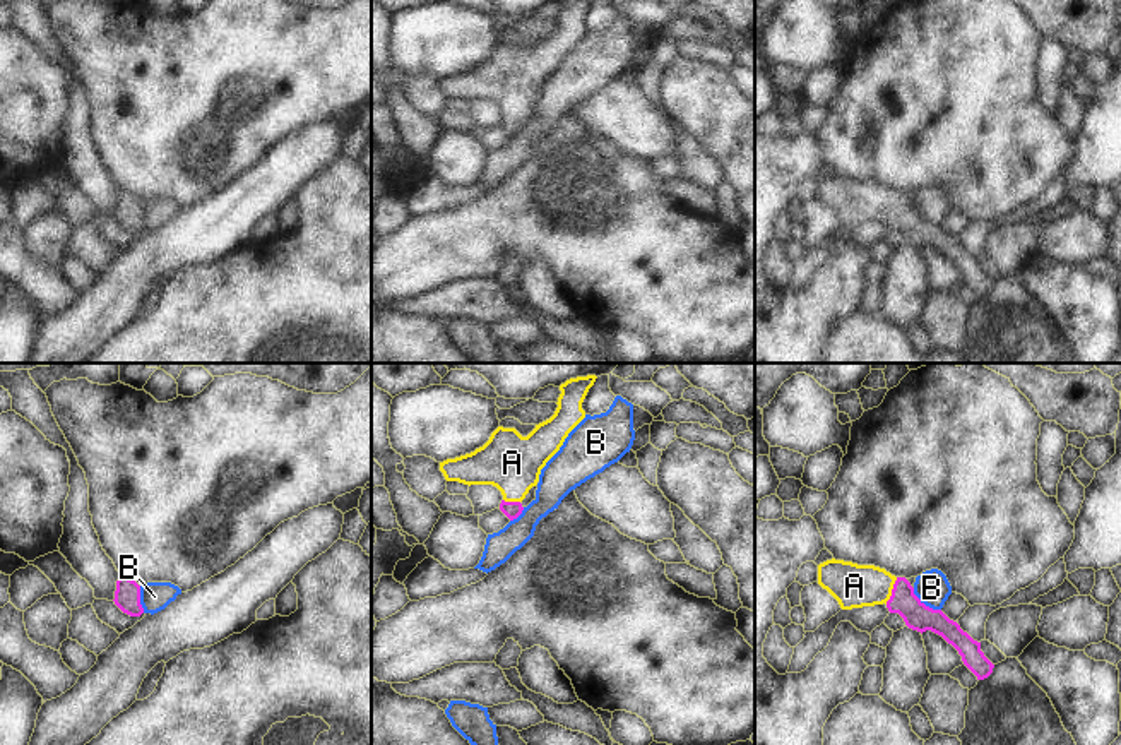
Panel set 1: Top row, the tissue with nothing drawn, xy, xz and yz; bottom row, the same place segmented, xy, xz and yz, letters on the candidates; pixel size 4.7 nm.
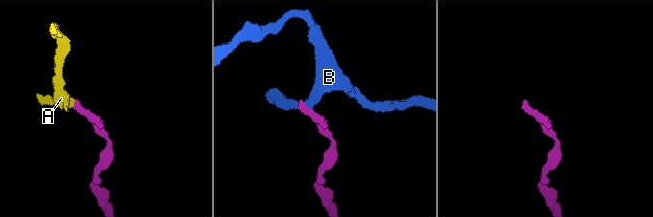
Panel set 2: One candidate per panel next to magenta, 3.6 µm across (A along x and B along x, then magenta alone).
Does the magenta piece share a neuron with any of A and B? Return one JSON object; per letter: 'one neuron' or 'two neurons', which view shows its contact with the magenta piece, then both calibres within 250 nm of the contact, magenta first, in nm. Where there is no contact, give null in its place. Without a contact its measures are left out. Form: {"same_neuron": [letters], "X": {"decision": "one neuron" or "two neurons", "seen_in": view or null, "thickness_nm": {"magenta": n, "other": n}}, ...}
{"same_neuron": ["A"], "A": {"decision": "one neuron", "seen_in": "yz", "thickness_nm": {"magenta": 130, "other": 200}}, "B": {"decision": "two neurons", "seen_in": "yz", "thickness_nm": {"magenta": 130, "other": 160}}}

